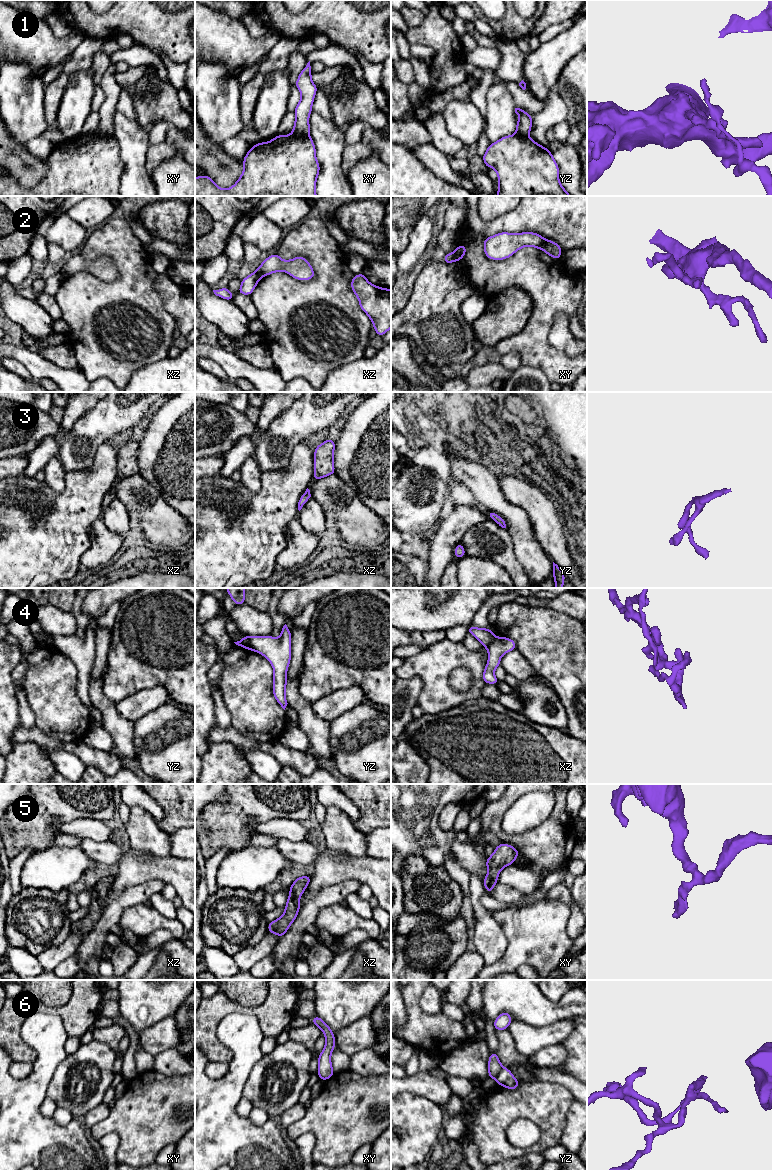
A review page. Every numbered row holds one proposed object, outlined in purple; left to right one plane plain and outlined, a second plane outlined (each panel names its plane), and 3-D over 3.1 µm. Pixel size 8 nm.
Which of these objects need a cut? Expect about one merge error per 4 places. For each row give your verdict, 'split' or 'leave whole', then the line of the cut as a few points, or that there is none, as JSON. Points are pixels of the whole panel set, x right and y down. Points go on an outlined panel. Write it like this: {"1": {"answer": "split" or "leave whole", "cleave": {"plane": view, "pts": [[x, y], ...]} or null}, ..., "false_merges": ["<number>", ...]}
{"1": {"answer": "split", "cleave": {"plane": "xy", "pts": [[291, 134], [308, 136]]}}, "2": {"answer": "split", "cleave": {"plane": "xy", "pts": [[453, 253], [456, 260]]}}, "3": {"answer": "leave whole", "cleave": null}, "4": {"answer": "split", "cleave": {"plane": "yz", "pts": [[247, 636], [251, 649]]}}, "5": {"answer": "leave whole", "cleave": null}, "6": {"answer": "split", "cleave": {"plane": "yz", "pts": [[503, 1067], [495, 1078]]}}, "false_merges": ["1", "2", "4", "6"]}

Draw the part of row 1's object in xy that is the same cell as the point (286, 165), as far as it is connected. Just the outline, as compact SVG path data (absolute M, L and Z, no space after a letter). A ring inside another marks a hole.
M277 135L267 143L251 147L243 158L244 170L237 182L228 189L218 187L207 175L195 177L195 196L317 196L315 187L320 165L310 136Z

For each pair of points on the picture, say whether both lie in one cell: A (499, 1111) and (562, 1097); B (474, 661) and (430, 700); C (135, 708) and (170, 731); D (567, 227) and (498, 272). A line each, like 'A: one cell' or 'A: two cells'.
A: one cell
B: one cell
C: two cells
D: two cells

